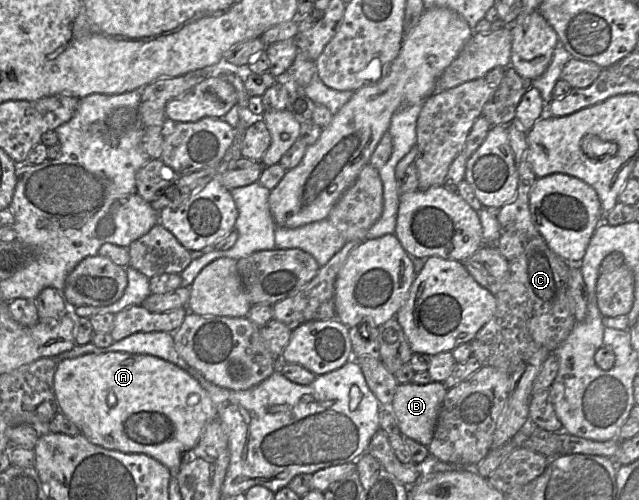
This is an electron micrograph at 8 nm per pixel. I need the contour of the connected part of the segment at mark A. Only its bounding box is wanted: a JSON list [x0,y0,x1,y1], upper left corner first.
[54,352,217,474]

